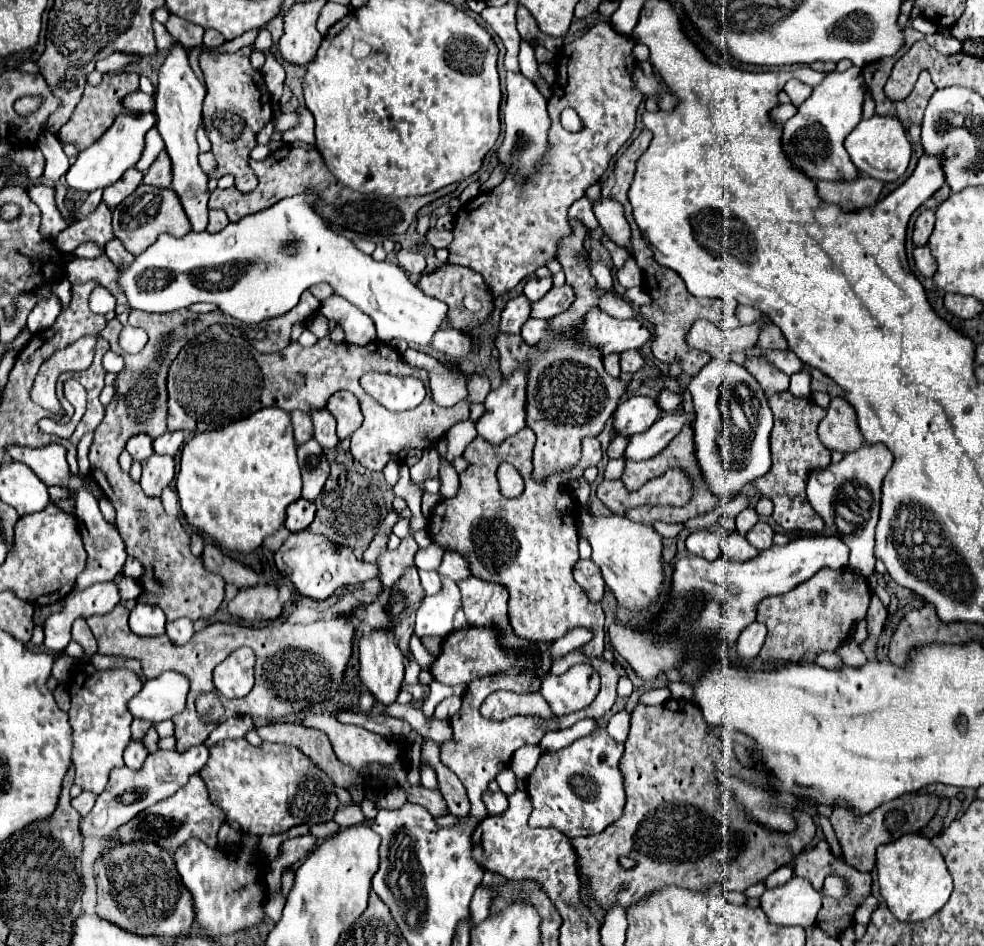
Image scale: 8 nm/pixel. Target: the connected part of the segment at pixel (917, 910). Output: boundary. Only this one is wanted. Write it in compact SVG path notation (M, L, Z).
M904 834L896 842L878 846L876 872L882 898L900 922L922 922L934 916L952 894L952 876L946 862L938 848L922 834Z

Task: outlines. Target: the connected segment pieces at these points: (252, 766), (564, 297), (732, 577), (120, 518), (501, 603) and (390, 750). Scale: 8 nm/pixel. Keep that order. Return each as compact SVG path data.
M244 738L222 740L210 748L210 758L200 776L208 786L210 800L226 812L228 820L238 822L242 832L252 836L282 834L300 824L330 822L340 806L332 778L298 748L286 744L252 746Z
M564 284L564 286L554 286L544 298L540 298L538 302L532 304L532 318L552 318L556 314L562 314L570 308L570 304L574 302L576 294L572 290L572 286Z
M800 536L786 546L772 546L748 562L714 560L708 562L698 556L680 558L674 570L672 604L670 612L662 612L658 622L644 630L612 624L608 628L612 648L630 662L640 678L652 680L660 672L678 666L684 660L684 642L690 634L714 634L730 648L736 644L738 634L756 618L756 606L766 596L776 596L792 590L794 586L812 578L820 568L846 568L850 550L839 536Z
M132 310L128 324L140 326L148 334L148 344L140 354L126 354L118 346L120 336L120 322L114 318L102 330L102 336L110 342L112 352L124 356L124 370L118 374L116 380L116 396L106 406L104 420L94 432L94 442L90 448L90 472L94 480L102 486L102 492L112 500L116 508L116 526L120 536L126 544L130 556L144 564L144 578L140 580L142 596L138 602L156 604L164 610L168 622L176 618L190 618L196 622L198 618L212 618L214 612L220 608L224 598L224 578L220 574L208 572L202 564L202 558L190 552L190 536L184 532L178 518L168 516L164 512L160 498L148 498L140 484L126 474L120 464L118 456L124 450L128 438L140 432L154 432L160 436L166 432L166 374L172 360L178 356L182 346L198 336L208 324L224 324L226 318L220 310L210 314L194 314L190 310L178 310L172 314L148 314L140 310Z
M474 576L458 582L462 594L462 608L470 626L490 626L498 630L499 644L514 654L528 646L530 640L516 638L508 624L508 592L500 584L484 582Z
M308 714L308 716L300 718L300 720L296 720L296 724L304 724L304 726L308 726L308 728L318 728L318 730L326 732L328 738L330 738L330 742L332 742L332 746L334 746L336 756L338 756L342 762L346 762L346 764L350 764L352 768L356 768L356 770L360 770L362 766L366 766L366 764L370 764L370 762L392 764L392 762L400 756L400 750L398 750L398 746L396 746L394 740L388 740L388 738L378 736L378 734L372 734L372 732L368 732L368 730L364 730L364 728L358 728L358 726L338 724L338 722L334 720L334 716L330 716L330 714Z

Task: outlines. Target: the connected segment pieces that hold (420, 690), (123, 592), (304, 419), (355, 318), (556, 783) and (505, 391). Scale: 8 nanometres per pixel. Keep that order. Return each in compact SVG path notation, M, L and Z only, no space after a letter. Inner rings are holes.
M403 682L401 685L401 691L411 693L416 700L424 700L424 698L426 698L430 693L430 687L421 684L408 685Z
M116 576L118 584L120 584L120 598L121 600L135 599L140 594L140 586L126 576Z
M294 410L290 416L292 416L292 424L294 424L294 438L296 438L296 442L302 444L302 442L308 442L310 438L314 438L314 426L312 426L310 414Z
M332 294L330 298L326 298L320 306L320 312L326 318L336 320L344 328L346 342L366 346L376 340L374 322L370 322L370 318L362 314L362 310L358 310L354 304L346 302L344 298L338 298L338 294Z
M604 730L578 738L568 748L542 754L534 776L528 778L532 802L530 826L552 826L568 838L598 834L622 816L624 786L618 770L624 746Z
M520 366L486 396L486 412L476 422L478 436L500 444L526 426L526 380L526 366Z

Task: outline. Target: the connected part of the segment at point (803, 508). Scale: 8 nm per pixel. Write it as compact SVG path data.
M778 392L768 398L770 408L774 412L774 428L772 428L772 470L756 480L758 490L774 502L774 522L780 524L788 532L812 532L820 534L824 528L822 518L814 512L806 498L806 482L808 476L816 470L824 470L830 464L832 452L822 446L818 438L818 424L824 418L824 408L812 404L810 400L794 398L790 392Z

